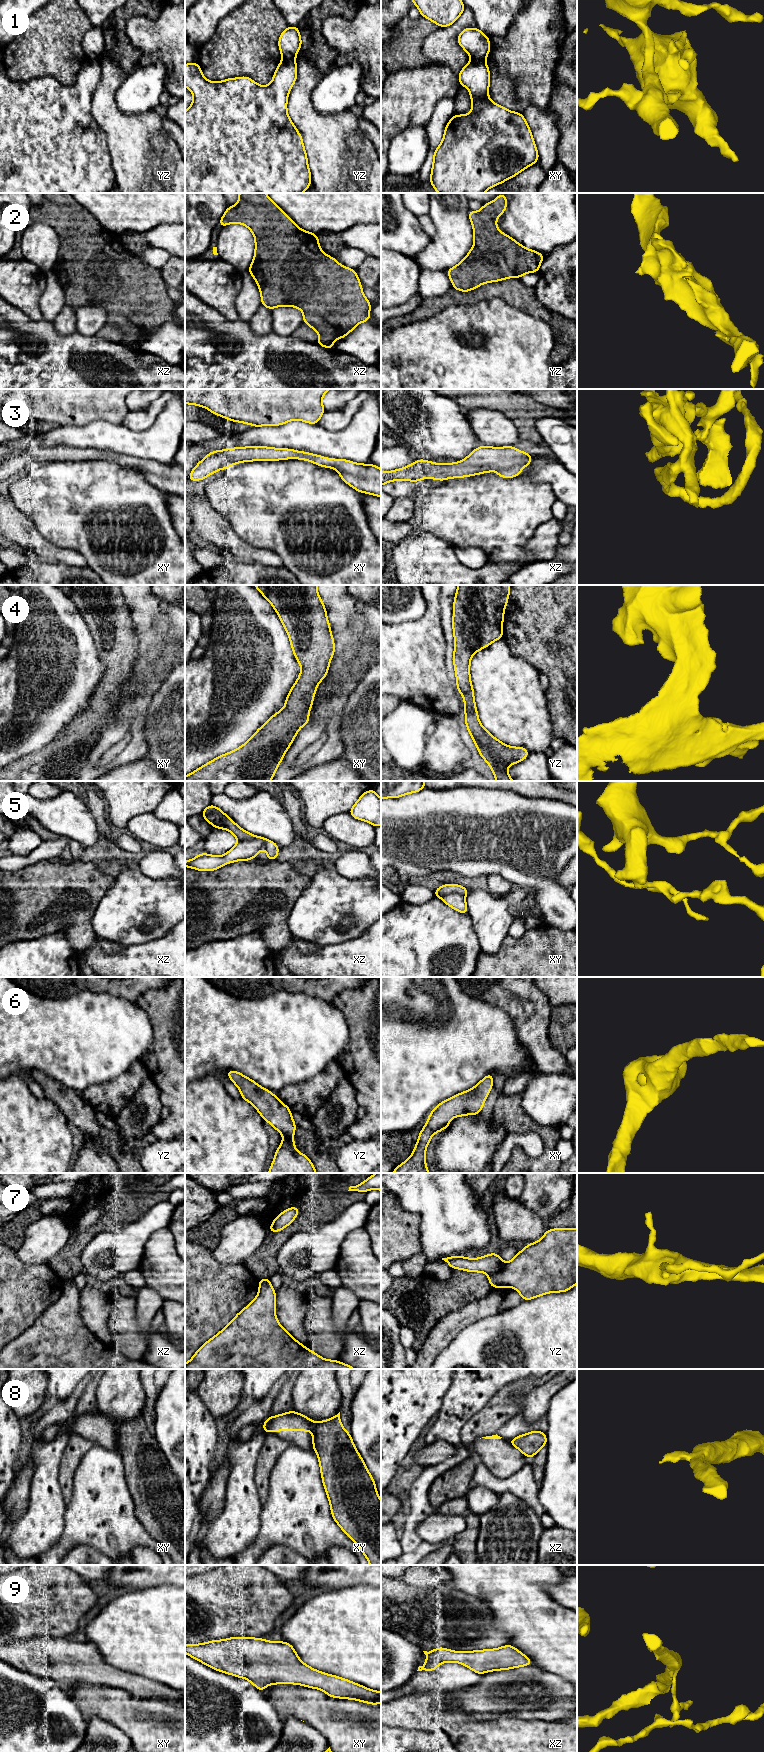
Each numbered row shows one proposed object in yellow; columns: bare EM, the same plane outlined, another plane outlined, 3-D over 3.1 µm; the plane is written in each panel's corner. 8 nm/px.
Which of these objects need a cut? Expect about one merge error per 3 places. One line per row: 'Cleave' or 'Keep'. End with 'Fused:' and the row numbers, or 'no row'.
1: Cleave
2: Keep
3: Keep
4: Keep
5: Cleave
6: Keep
7: Cleave
8: Cleave
9: Keep
Fused: 1, 5, 7, 8

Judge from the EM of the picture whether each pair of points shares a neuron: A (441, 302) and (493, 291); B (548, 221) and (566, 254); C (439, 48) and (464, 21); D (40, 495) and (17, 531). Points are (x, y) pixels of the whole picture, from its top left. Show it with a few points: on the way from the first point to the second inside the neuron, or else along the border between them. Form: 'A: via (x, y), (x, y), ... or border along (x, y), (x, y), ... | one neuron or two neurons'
A: via (454, 298), (468, 298), (480, 293) | one neuron
B: border along (566, 244), (556, 246), (545, 255) | two neurons
C: via (443, 41), (457, 27) | one neuron
D: border along (10, 499), (33, 522), (41, 534) | two neurons

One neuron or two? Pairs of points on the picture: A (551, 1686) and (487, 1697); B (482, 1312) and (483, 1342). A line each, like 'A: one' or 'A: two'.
A: one
B: two

